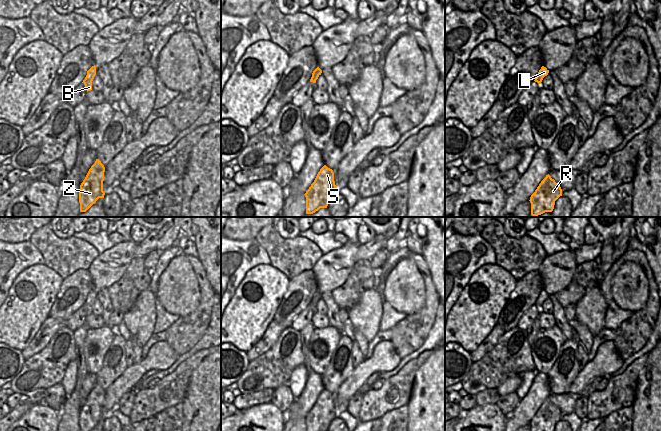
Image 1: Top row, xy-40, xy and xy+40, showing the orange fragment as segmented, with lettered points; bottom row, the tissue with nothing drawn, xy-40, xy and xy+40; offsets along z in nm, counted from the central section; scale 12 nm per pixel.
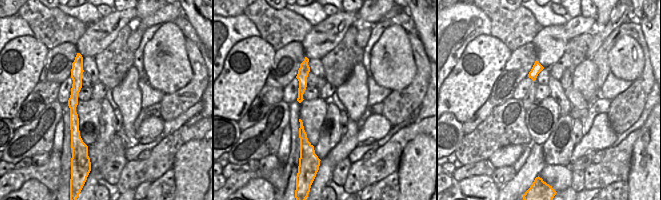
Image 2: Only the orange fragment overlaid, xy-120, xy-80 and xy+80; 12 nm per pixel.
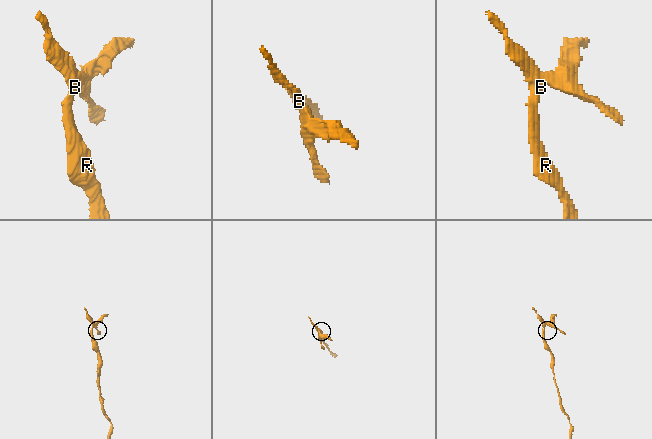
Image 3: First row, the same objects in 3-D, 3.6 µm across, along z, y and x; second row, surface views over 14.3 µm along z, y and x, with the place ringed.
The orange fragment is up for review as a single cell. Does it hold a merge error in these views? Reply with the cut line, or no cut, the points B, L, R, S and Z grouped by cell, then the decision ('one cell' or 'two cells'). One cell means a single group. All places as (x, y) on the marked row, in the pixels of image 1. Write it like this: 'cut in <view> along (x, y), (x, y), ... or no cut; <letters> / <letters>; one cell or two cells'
no cut; B L R S Z; one cell

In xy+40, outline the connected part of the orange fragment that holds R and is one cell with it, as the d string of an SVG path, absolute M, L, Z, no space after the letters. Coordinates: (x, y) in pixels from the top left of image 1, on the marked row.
M548 174L530 197L531 215L538 216L552 212L555 201L562 196L562 189Z

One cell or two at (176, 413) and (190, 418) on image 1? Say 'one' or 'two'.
two

